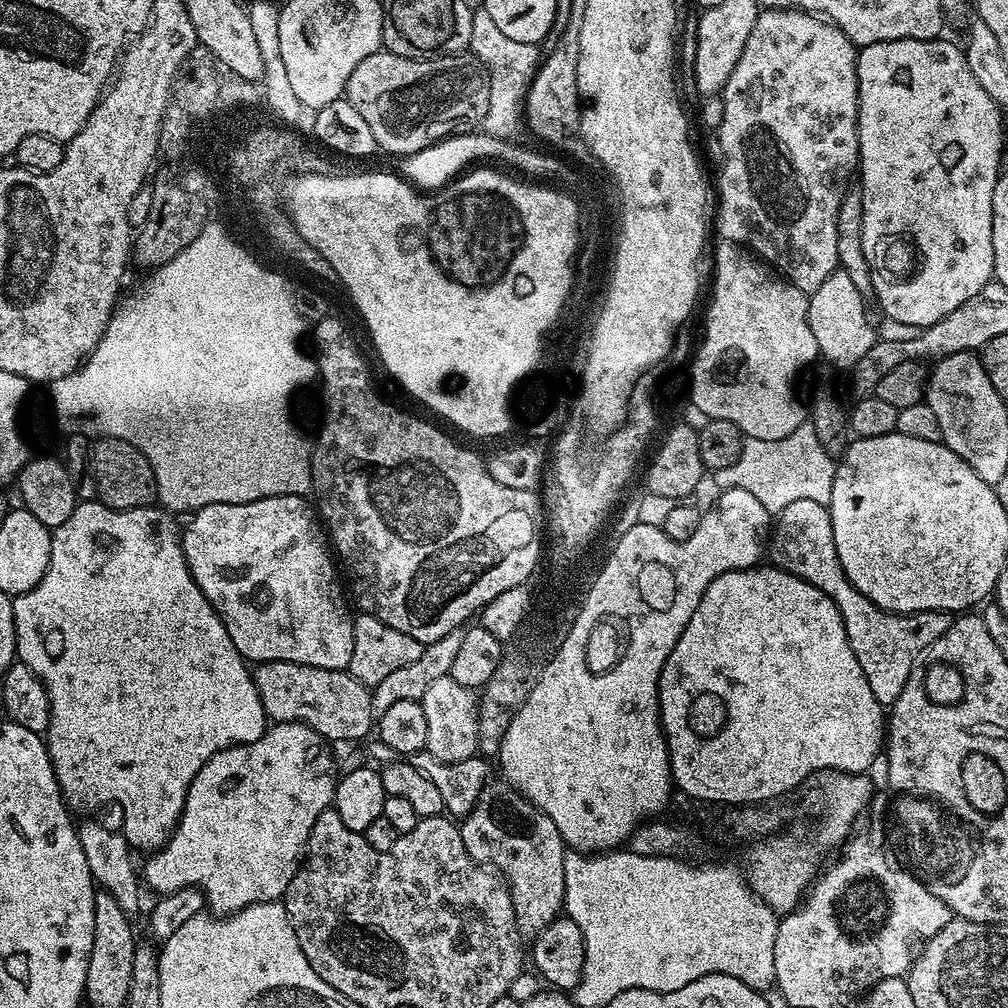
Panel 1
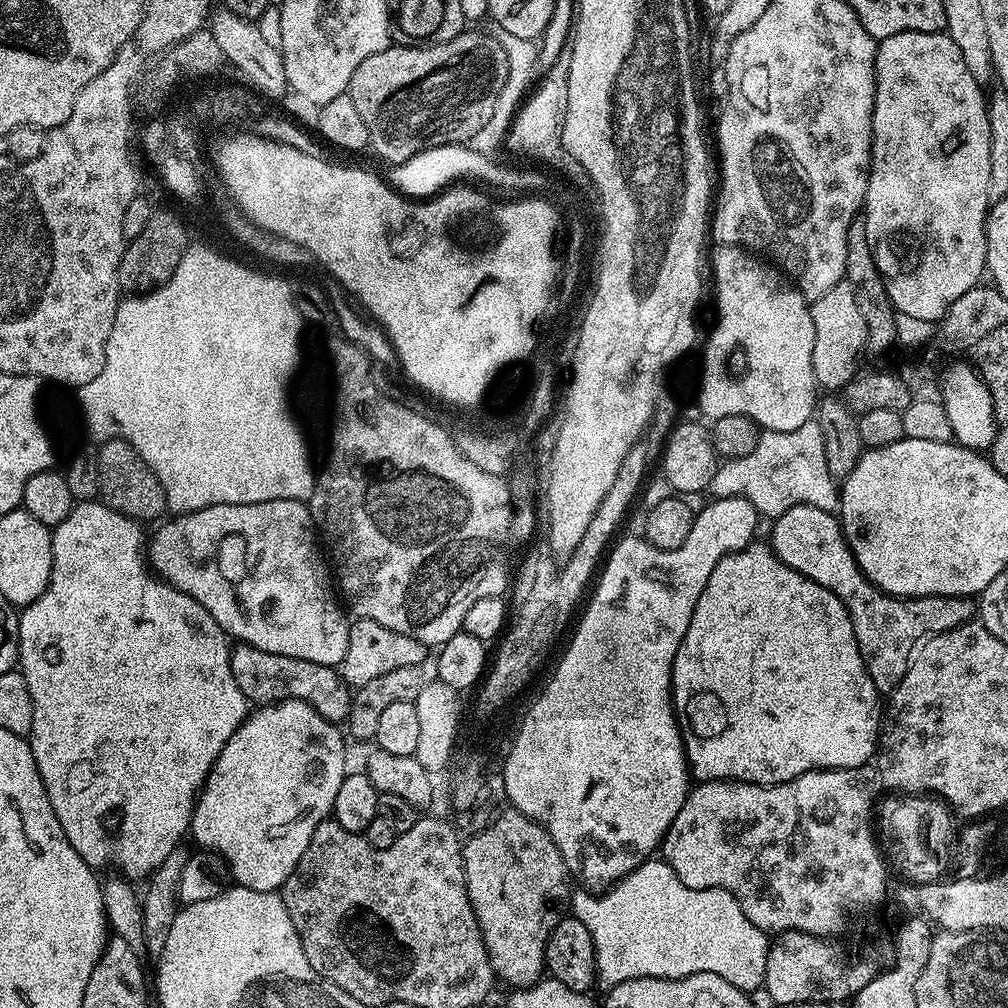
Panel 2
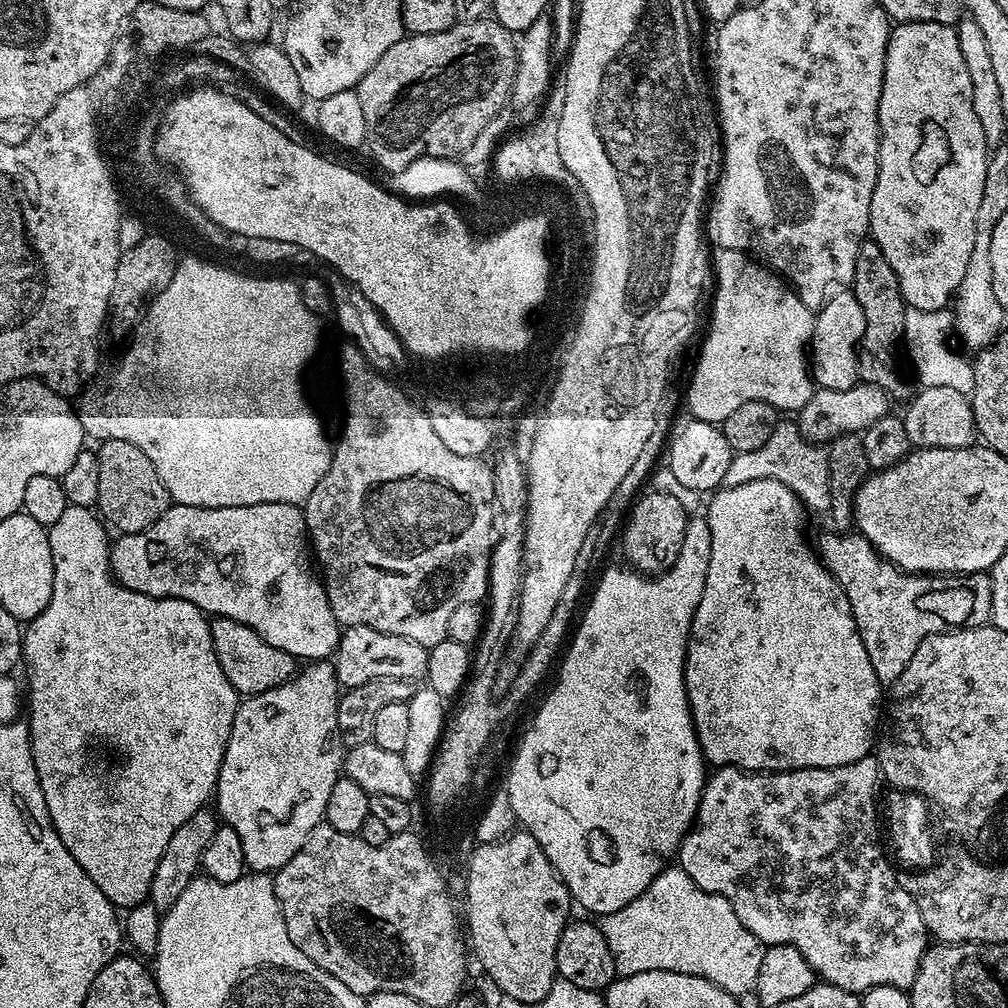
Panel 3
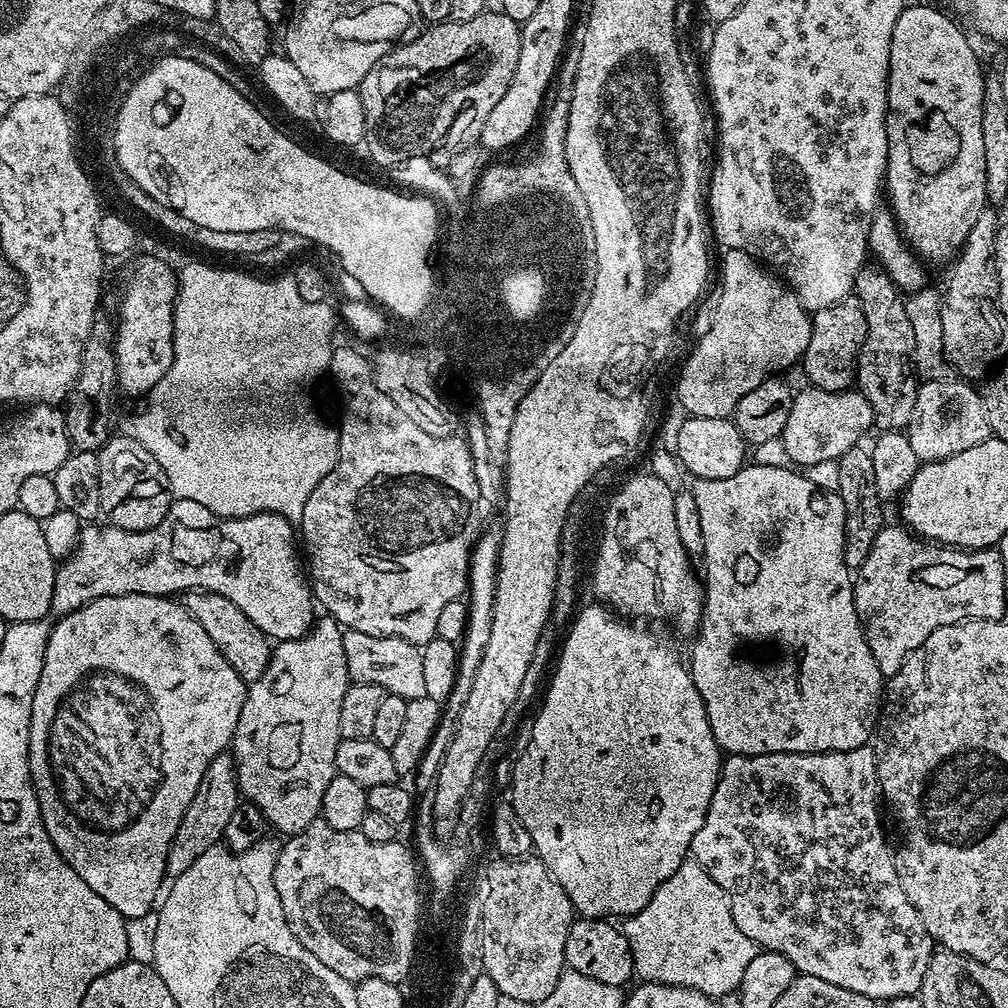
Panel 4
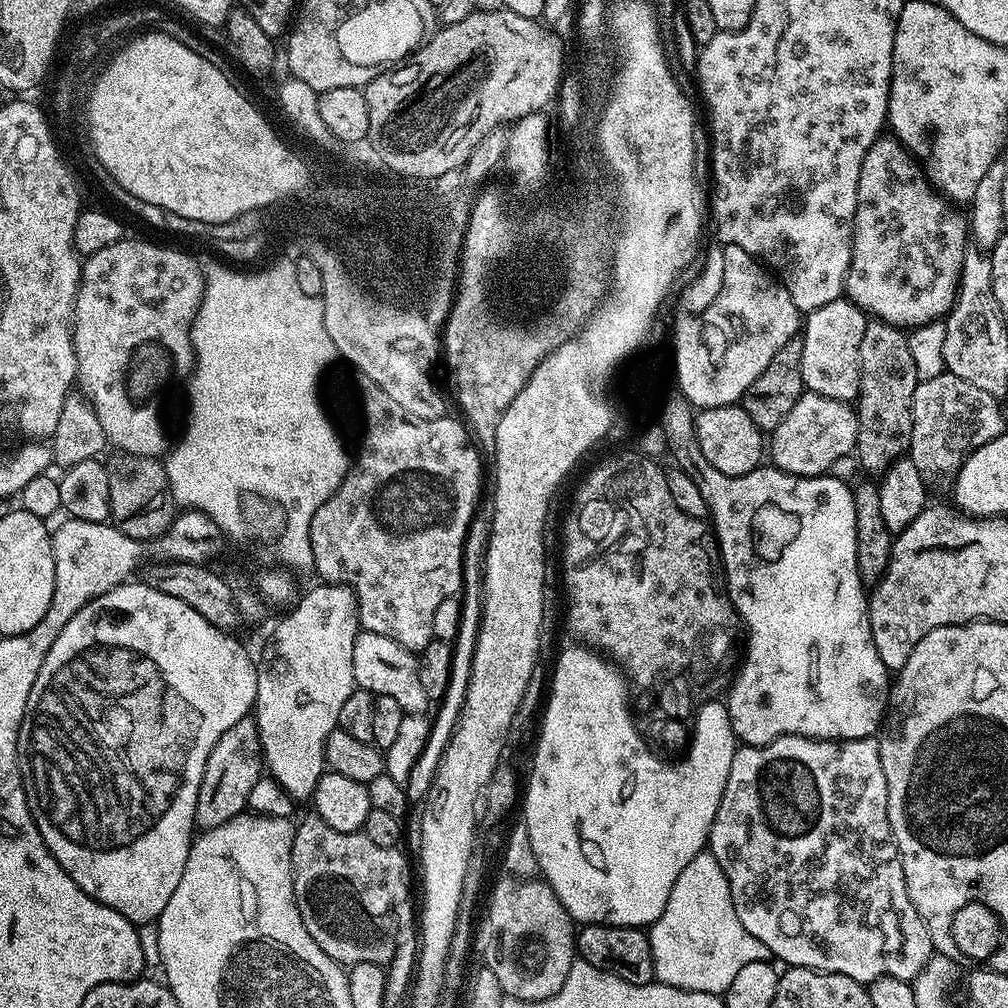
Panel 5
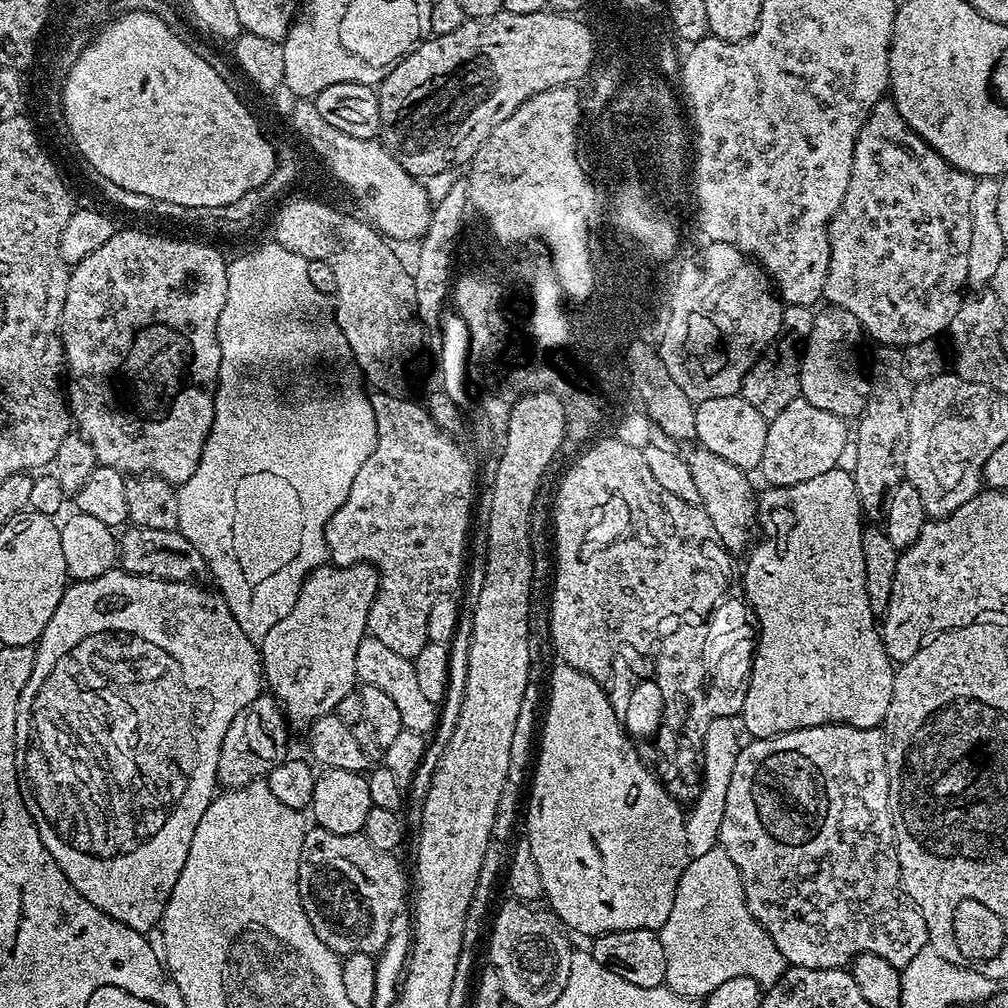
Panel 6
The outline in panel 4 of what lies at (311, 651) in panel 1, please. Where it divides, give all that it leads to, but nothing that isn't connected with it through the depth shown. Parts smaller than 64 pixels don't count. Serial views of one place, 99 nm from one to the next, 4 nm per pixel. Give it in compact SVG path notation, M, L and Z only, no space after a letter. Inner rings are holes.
M176 498L173 499L166 518L162 518L158 526L145 532L131 532L111 526L99 528L98 525L99 523L92 522L81 527L74 551L56 569L51 610L53 617L68 616L71 612L77 612L83 604L103 596L142 594L172 598L185 592L202 591L230 598L230 602L238 605L242 614L246 614L246 618L250 618L250 622L254 622L258 630L262 630L265 636L276 642L305 636L314 623L314 597L298 551L298 532L293 521L284 516L273 512L259 512L235 520L214 514L198 502Z

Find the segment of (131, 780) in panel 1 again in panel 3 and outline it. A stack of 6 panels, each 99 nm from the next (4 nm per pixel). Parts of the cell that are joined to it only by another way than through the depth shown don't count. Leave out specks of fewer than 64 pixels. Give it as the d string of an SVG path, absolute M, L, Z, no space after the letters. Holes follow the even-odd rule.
M68 505L66 514L48 528L48 541L54 562L54 590L50 602L38 618L34 618L22 632L22 660L28 663L28 688L26 684L26 723L32 738L32 757L38 770L38 782L46 798L48 817L54 830L62 838L66 850L74 854L74 862L94 878L94 886L106 894L106 898L120 910L129 910L148 900L150 882L154 870L158 870L158 858L162 850L174 838L174 830L190 818L199 808L213 799L222 758L226 754L226 742L238 707L238 694L234 686L222 674L222 666L216 657L212 641L209 617L198 606L169 596L147 596L120 584L112 575L109 529L105 521L92 508Z

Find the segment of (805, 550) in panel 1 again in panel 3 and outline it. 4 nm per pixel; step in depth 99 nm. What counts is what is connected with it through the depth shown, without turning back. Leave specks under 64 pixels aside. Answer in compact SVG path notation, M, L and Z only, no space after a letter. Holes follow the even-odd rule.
M828 532L821 538L818 543L818 555L828 572L842 586L842 590L846 594L846 598L850 602L850 610L854 614L854 622L858 634L862 638L862 646L866 646L866 654L870 654L870 666L874 666L874 674L878 678L878 682L882 686L891 686L898 678L898 674L902 674L902 670L906 670L906 662L910 662L910 658L914 658L914 650L919 646L927 636L933 636L939 632L947 632L954 628L976 628L979 624L989 623L992 615L992 607L990 606L990 582L991 575L988 572L970 572L967 574L913 574L911 572L903 572L901 568L895 568L889 560L884 559L876 547L871 544L868 539L859 534L853 536L839 536L836 532Z

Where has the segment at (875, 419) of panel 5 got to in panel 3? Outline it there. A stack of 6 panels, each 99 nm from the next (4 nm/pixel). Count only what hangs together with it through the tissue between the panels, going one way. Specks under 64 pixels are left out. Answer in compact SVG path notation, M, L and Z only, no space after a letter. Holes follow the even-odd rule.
M865 238L858 246L850 290L858 298L858 306L862 306L862 314L866 318L866 330L860 339L860 349L856 352L860 380L865 384L878 386L893 401L907 401L910 396L908 380L900 365L906 305L898 286L898 274L894 274L890 262L886 262L886 254L882 254L880 247L871 238Z

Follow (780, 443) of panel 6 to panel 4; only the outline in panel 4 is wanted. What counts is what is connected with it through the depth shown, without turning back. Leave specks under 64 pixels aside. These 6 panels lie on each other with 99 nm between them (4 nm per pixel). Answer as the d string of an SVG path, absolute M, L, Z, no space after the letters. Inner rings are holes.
M804 386L801 392L797 391L792 397L790 418L786 418L782 441L789 461L810 469L816 463L839 460L842 454L857 447L863 441L860 439L873 428L872 407L860 391L831 392Z

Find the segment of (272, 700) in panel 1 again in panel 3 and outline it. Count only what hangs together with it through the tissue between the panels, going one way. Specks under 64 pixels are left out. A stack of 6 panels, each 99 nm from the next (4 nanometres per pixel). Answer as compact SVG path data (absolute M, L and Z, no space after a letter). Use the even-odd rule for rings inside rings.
M217 616L211 621L212 641L218 662L222 666L222 674L234 686L234 690L241 697L247 698L257 696L271 688L277 688L280 684L285 684L297 675L297 657L286 654L286 650L278 650L278 646L270 646L250 626L238 622L234 618Z

